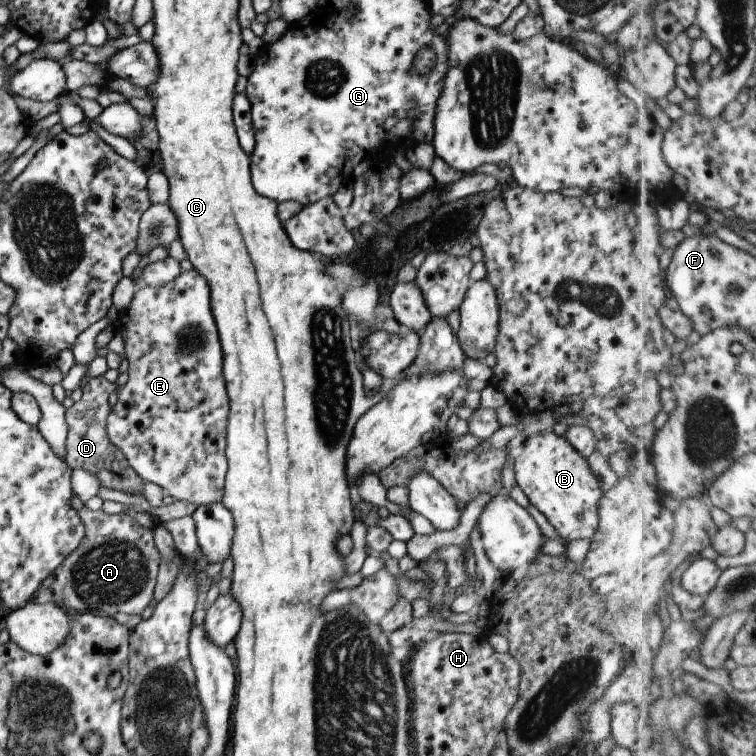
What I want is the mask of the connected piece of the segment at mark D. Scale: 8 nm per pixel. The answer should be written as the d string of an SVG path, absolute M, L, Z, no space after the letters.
M99 376L89 379L87 384L77 391L73 405L69 406L65 414L67 433L64 460L71 471L80 469L95 476L101 487L139 495L144 481L128 466L122 453L111 445L106 436L106 419L110 412L109 394L115 387L115 384Z

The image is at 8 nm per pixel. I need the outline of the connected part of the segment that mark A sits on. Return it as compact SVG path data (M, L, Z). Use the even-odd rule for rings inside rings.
M83 506L77 515L84 527L83 539L62 564L43 580L33 600L37 603L54 603L69 613L89 611L107 617L117 613L139 615L152 600L160 560L152 540L153 529L139 526L126 512L109 515L101 509L91 511Z

